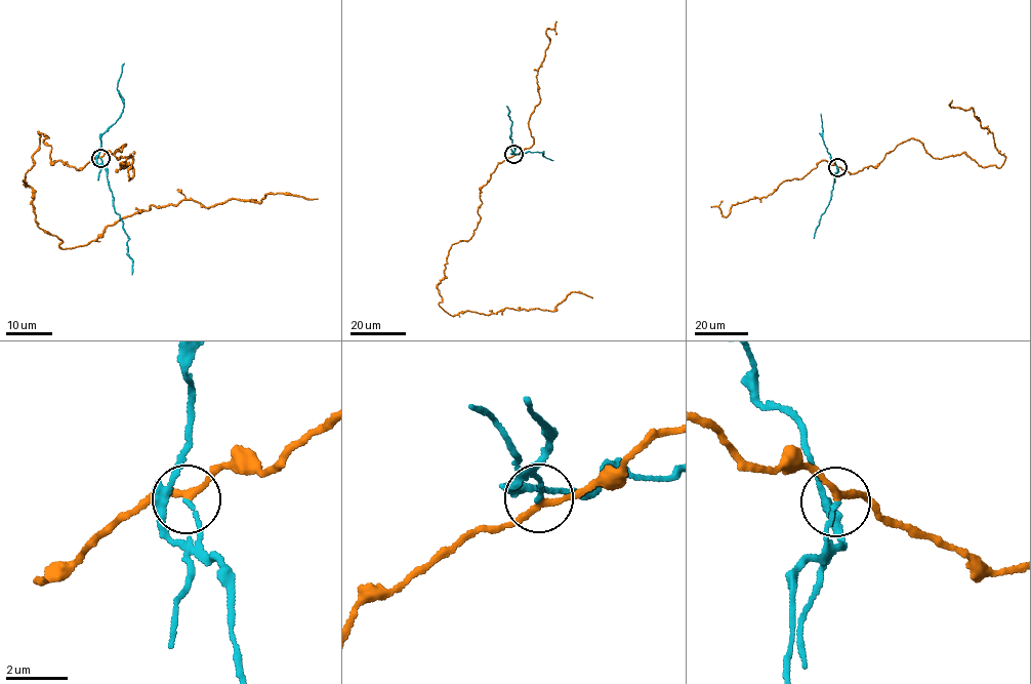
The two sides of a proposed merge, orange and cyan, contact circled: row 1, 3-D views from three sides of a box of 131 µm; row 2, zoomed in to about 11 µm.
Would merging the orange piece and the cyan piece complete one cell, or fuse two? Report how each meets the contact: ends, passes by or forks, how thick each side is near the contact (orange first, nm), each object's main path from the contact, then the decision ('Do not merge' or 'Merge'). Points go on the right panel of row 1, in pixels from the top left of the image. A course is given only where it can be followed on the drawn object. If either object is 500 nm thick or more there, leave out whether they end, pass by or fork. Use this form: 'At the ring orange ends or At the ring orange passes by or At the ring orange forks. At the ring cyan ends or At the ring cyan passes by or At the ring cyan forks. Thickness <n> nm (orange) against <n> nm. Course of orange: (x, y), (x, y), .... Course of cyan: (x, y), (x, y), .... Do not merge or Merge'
At the ring orange passes by. At the ring cyan ends. Thickness 180 nm (orange) against 130 nm. Course of orange: (837, 167), (874, 166), (911, 138), (934, 158), (964, 153), (984, 167), (1002, 165), (993, 133), (952, 99). Course of cyan: (837, 167), (829, 203), (814, 238). Do not merge

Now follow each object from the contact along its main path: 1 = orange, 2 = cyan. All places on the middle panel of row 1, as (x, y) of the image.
1: (514, 155), (481, 187), (471, 238), (452, 245), (439, 305), (486, 315), (592, 297)
2: (514, 155), (509, 137), (512, 122), (506, 106)

